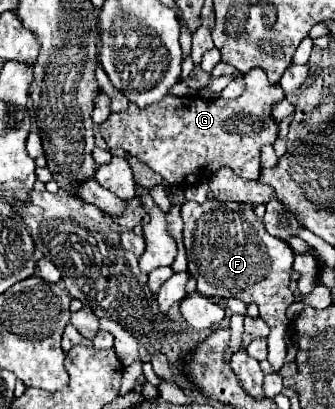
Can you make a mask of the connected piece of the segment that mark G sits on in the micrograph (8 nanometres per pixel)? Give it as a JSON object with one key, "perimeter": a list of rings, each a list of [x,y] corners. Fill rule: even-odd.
{"perimeter":[[[250,70],[244,74],[246,80],[246,92],[236,98],[236,100],[204,100],[200,96],[166,96],[158,106],[146,106],[138,108],[134,102],[128,104],[126,112],[112,112],[110,118],[100,124],[100,134],[106,140],[110,148],[124,148],[130,156],[136,156],[140,162],[150,166],[156,174],[160,174],[168,186],[190,186],[196,182],[206,180],[206,170],[218,172],[222,166],[228,166],[234,174],[248,178],[248,180],[258,180],[260,176],[260,148],[264,144],[274,144],[278,136],[278,128],[274,124],[274,118],[270,114],[272,104],[282,100],[282,88],[272,86],[264,74],[264,70]]]}

